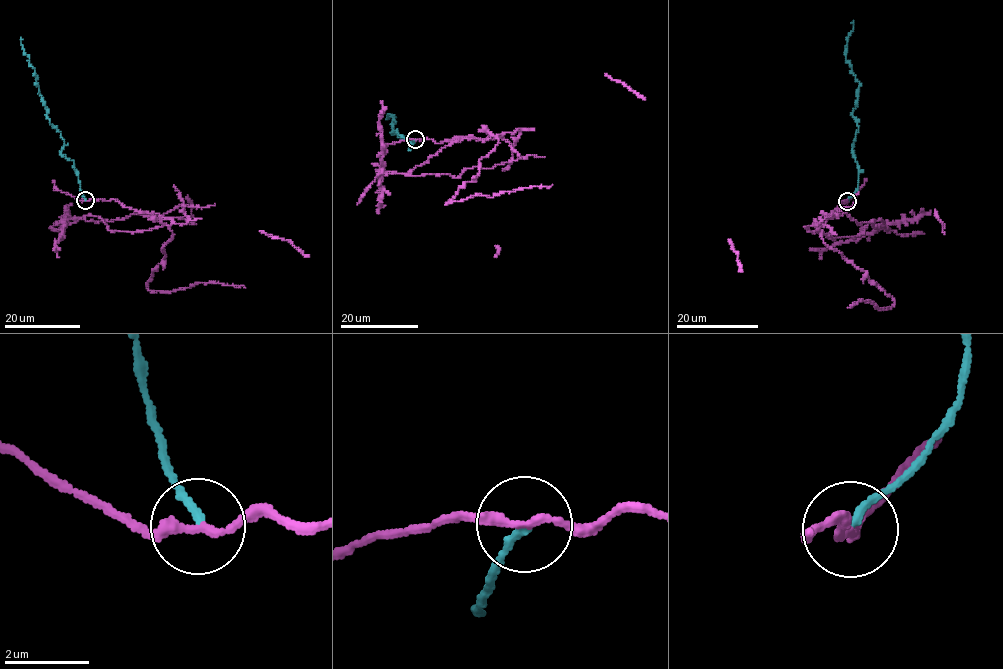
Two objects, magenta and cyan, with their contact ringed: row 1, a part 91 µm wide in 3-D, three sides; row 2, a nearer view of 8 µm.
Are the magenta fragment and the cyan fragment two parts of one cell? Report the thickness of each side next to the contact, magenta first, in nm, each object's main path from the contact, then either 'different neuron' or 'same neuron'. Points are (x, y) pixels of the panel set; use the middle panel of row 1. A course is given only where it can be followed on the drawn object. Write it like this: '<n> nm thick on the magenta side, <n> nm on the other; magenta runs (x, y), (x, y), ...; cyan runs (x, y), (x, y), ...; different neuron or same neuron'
220 nm thick on the magenta side, 180 nm on the other; magenta runs (415, 139), (501, 134), (455, 140), (401, 174), (458, 177), (466, 169), (545, 157); cyan runs (415, 139), (411, 148), (397, 130), (391, 133), (394, 116), (388, 118); different neuron

